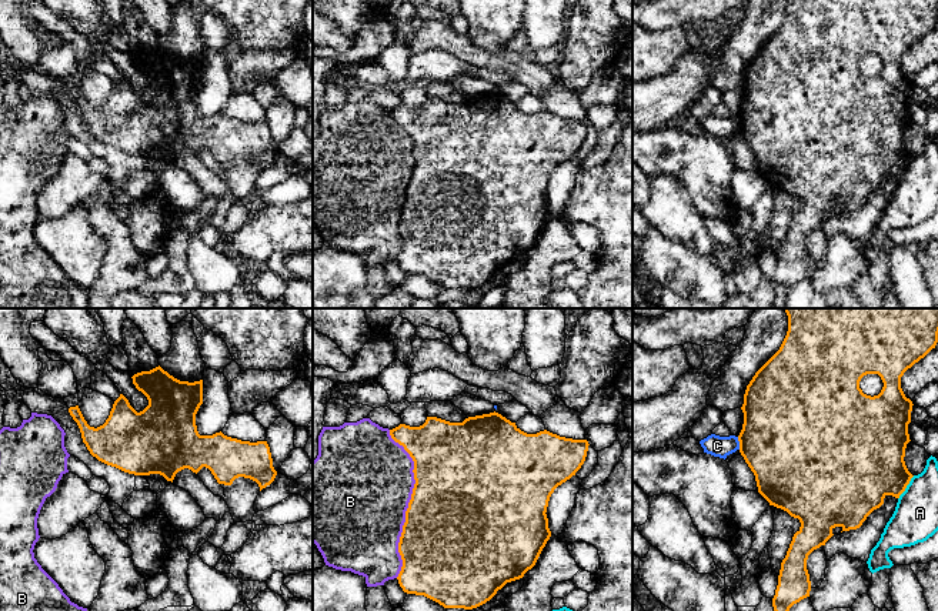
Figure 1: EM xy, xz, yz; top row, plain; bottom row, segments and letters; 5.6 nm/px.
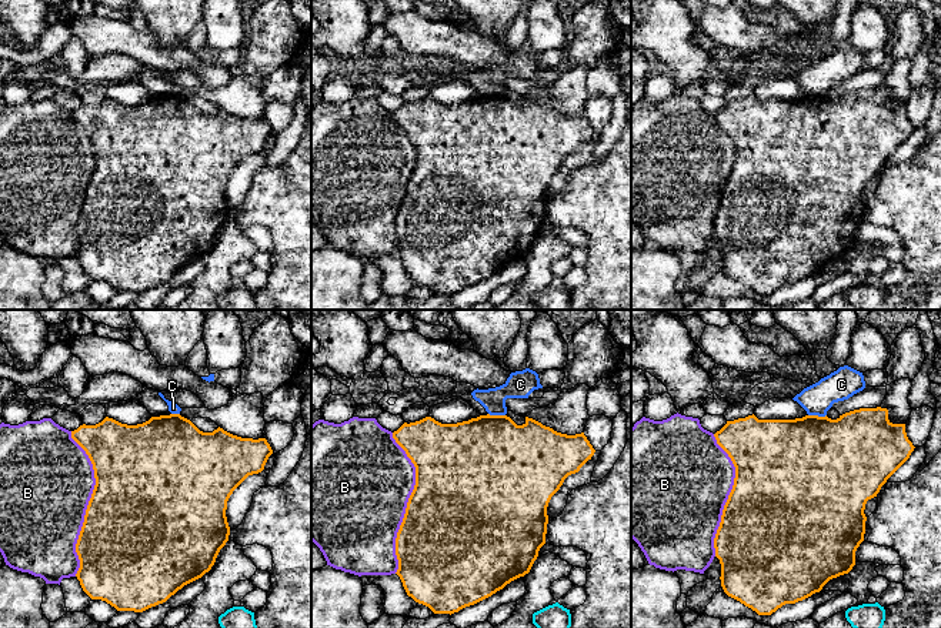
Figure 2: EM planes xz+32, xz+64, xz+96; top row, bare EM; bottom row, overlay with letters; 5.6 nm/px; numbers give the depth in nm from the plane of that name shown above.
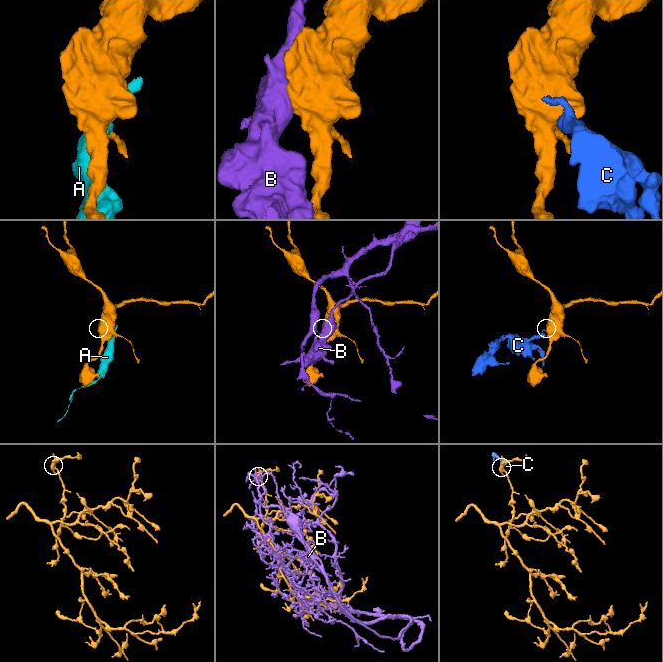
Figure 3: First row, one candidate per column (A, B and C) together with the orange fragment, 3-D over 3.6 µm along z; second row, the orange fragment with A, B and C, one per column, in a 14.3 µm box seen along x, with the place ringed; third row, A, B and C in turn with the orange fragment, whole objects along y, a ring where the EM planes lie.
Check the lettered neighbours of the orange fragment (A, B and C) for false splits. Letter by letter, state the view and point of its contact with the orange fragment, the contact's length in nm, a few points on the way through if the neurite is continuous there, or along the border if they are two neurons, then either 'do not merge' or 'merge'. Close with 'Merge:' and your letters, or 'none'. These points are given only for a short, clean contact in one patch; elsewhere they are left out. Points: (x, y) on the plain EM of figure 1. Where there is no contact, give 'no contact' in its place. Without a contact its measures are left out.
A: contact yz (905, 167); length 160 nm; do not merge
B: contact xz (409, 183); length 850 nm; do not merge
C: contact yz (740, 123); length 70 nm; do not merge
Merge: none

